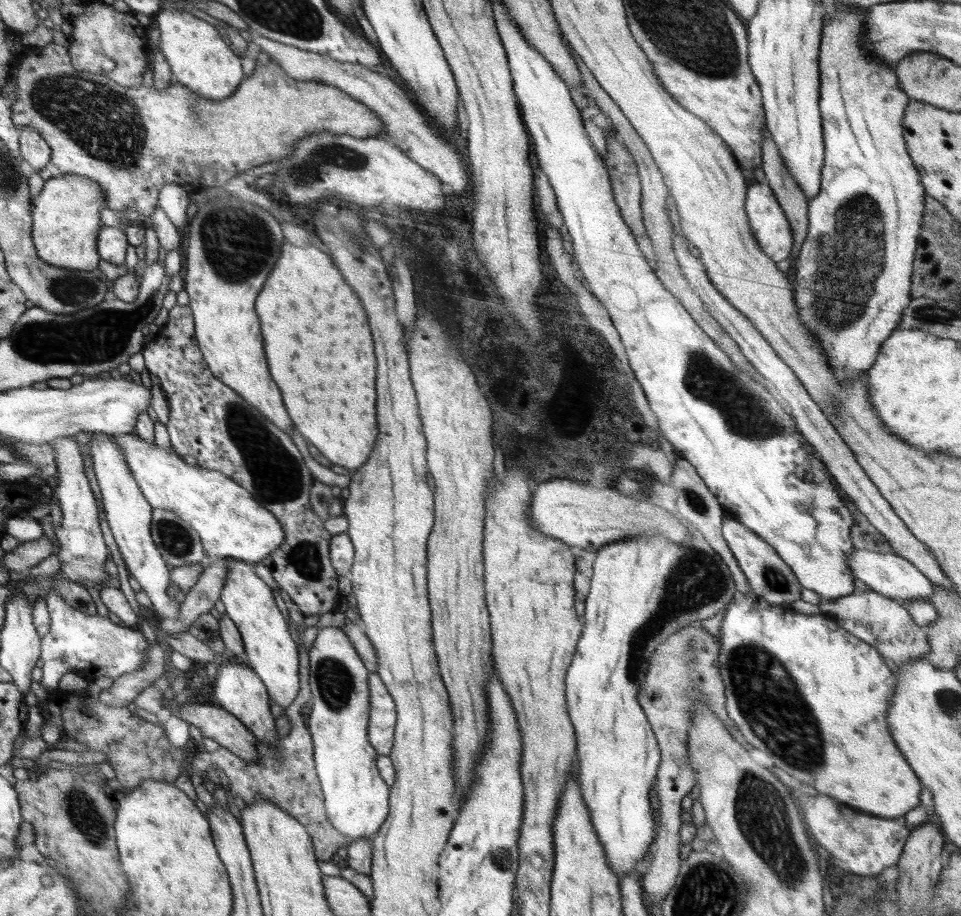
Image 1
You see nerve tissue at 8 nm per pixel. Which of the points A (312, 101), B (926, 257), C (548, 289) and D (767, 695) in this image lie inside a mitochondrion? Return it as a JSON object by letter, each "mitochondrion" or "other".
{"A":"other","B":"other","C":"other","D":"mitochondrion"}

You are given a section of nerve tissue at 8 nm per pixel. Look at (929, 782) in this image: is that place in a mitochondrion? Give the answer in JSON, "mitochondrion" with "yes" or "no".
{"mitochondrion":"no"}

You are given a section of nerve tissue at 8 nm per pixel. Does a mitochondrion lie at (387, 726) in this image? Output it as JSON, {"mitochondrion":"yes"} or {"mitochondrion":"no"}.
{"mitochondrion":"no"}

